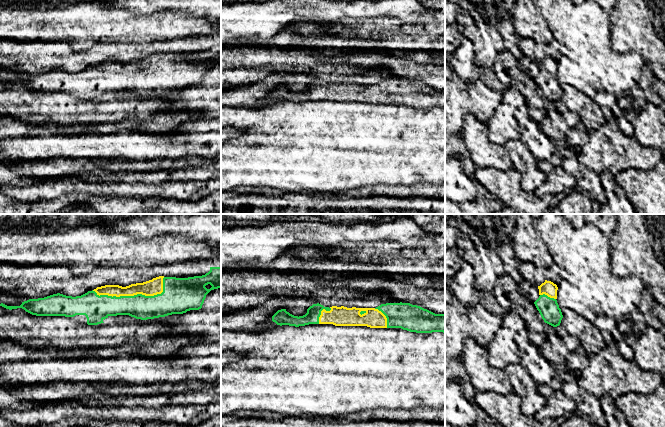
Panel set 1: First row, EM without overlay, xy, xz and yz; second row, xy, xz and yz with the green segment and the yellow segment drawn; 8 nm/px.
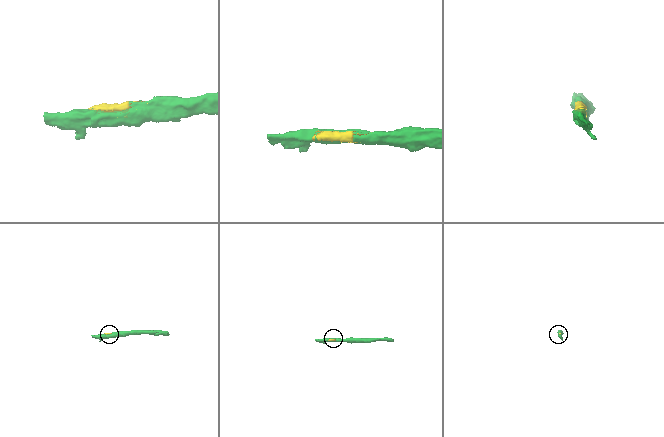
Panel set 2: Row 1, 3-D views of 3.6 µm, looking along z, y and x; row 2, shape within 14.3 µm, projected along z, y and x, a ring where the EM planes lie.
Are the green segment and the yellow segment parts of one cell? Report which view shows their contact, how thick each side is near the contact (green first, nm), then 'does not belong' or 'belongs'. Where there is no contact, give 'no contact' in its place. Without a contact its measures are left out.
contact in xy; calibres 200 and 130 nm; belongs

